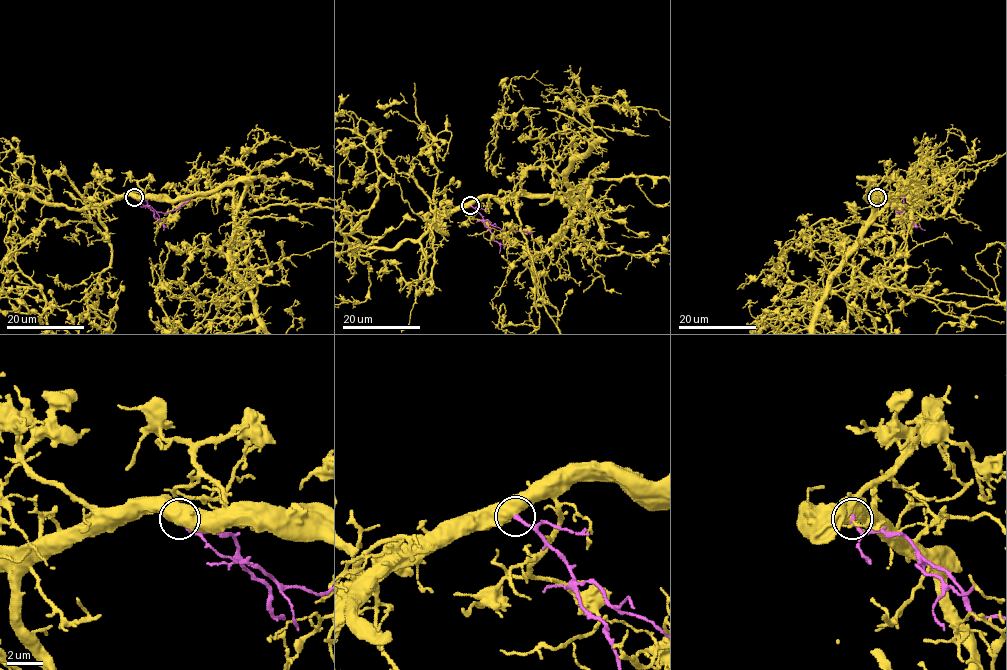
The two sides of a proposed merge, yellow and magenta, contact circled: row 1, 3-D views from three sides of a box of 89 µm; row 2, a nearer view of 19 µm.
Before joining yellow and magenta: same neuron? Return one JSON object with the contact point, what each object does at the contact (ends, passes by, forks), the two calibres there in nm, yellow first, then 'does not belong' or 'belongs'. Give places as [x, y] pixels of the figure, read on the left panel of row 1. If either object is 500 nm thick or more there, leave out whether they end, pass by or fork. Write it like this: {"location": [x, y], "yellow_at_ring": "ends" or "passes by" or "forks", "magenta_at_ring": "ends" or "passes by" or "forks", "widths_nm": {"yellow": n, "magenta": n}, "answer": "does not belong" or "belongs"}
{"location": [134, 197], "widths_nm": {"yellow": 650, "magenta": 240}, "answer": "does not belong"}

